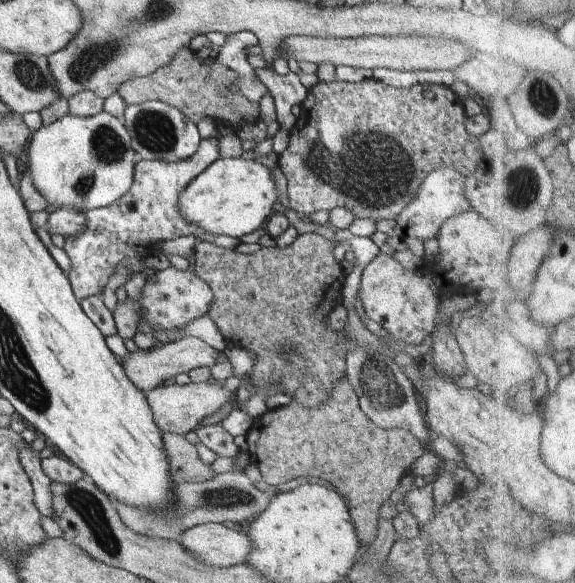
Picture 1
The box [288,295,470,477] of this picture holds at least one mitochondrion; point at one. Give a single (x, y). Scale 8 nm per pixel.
(391, 397)

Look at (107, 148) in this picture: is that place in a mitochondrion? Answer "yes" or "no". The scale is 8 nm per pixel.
yes

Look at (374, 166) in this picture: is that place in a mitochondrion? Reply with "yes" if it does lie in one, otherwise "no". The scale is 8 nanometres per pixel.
yes

